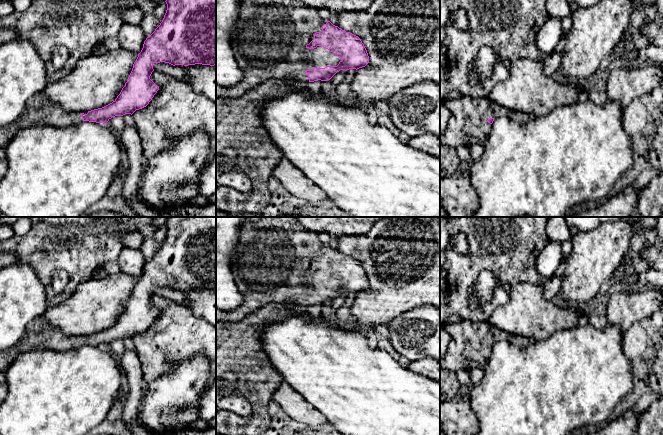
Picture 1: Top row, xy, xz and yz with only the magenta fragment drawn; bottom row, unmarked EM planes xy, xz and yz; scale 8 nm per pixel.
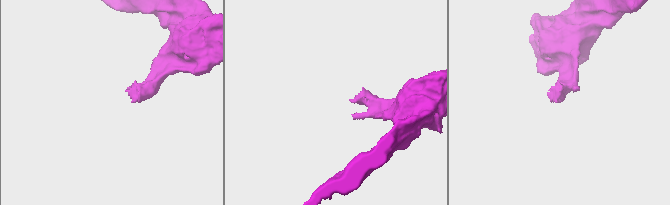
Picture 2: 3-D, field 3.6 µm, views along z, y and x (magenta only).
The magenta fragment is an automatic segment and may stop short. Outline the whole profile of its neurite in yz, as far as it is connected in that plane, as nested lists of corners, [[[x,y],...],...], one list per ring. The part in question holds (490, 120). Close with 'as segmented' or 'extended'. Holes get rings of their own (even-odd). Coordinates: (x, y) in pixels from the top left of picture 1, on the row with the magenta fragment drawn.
[[[464,95],[454,100],[445,99],[442,103],[450,110],[451,115],[445,132],[440,136],[440,141],[455,148],[459,145],[484,145],[486,138],[489,135],[492,123],[496,118],[506,116],[520,124],[526,124],[530,121],[528,114],[508,110],[499,104],[490,101],[487,96],[474,98]]]; extended

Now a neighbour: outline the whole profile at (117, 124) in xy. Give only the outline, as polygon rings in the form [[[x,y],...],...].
[[[115,116],[115,117],[112,117],[111,119],[109,119],[109,121],[107,122],[107,125],[111,128],[111,130],[117,136],[119,136],[123,132],[125,126],[126,126],[126,123],[123,120],[122,116]]]

